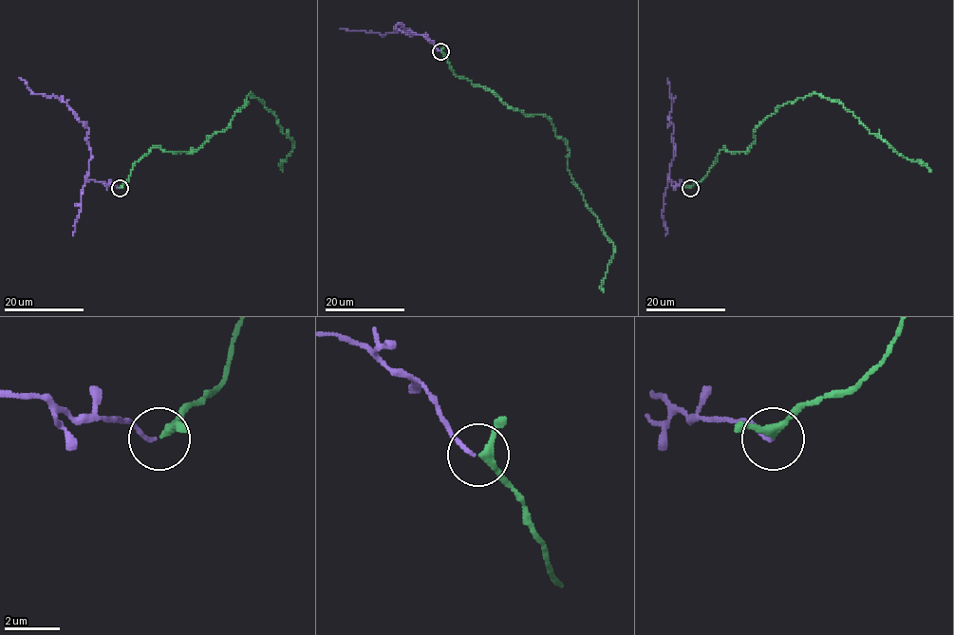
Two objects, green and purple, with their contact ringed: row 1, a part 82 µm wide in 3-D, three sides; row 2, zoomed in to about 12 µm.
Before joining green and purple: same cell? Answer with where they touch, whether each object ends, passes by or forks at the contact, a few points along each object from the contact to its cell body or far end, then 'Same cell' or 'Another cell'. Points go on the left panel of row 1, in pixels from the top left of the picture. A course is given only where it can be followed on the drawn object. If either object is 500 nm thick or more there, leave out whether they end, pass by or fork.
Place: (120, 188). At the ring green passes by. At the ring purple ends. Course of green: (120, 188), (153, 147), (196, 151), (224, 130), (250, 93), (263, 102), (294, 143), (281, 164), (283, 172). Course of purple: (120, 188), (86, 179), (91, 155), (87, 125), (80, 122), (64, 102), (54, 96), (34, 94), (19, 78). Same cell

